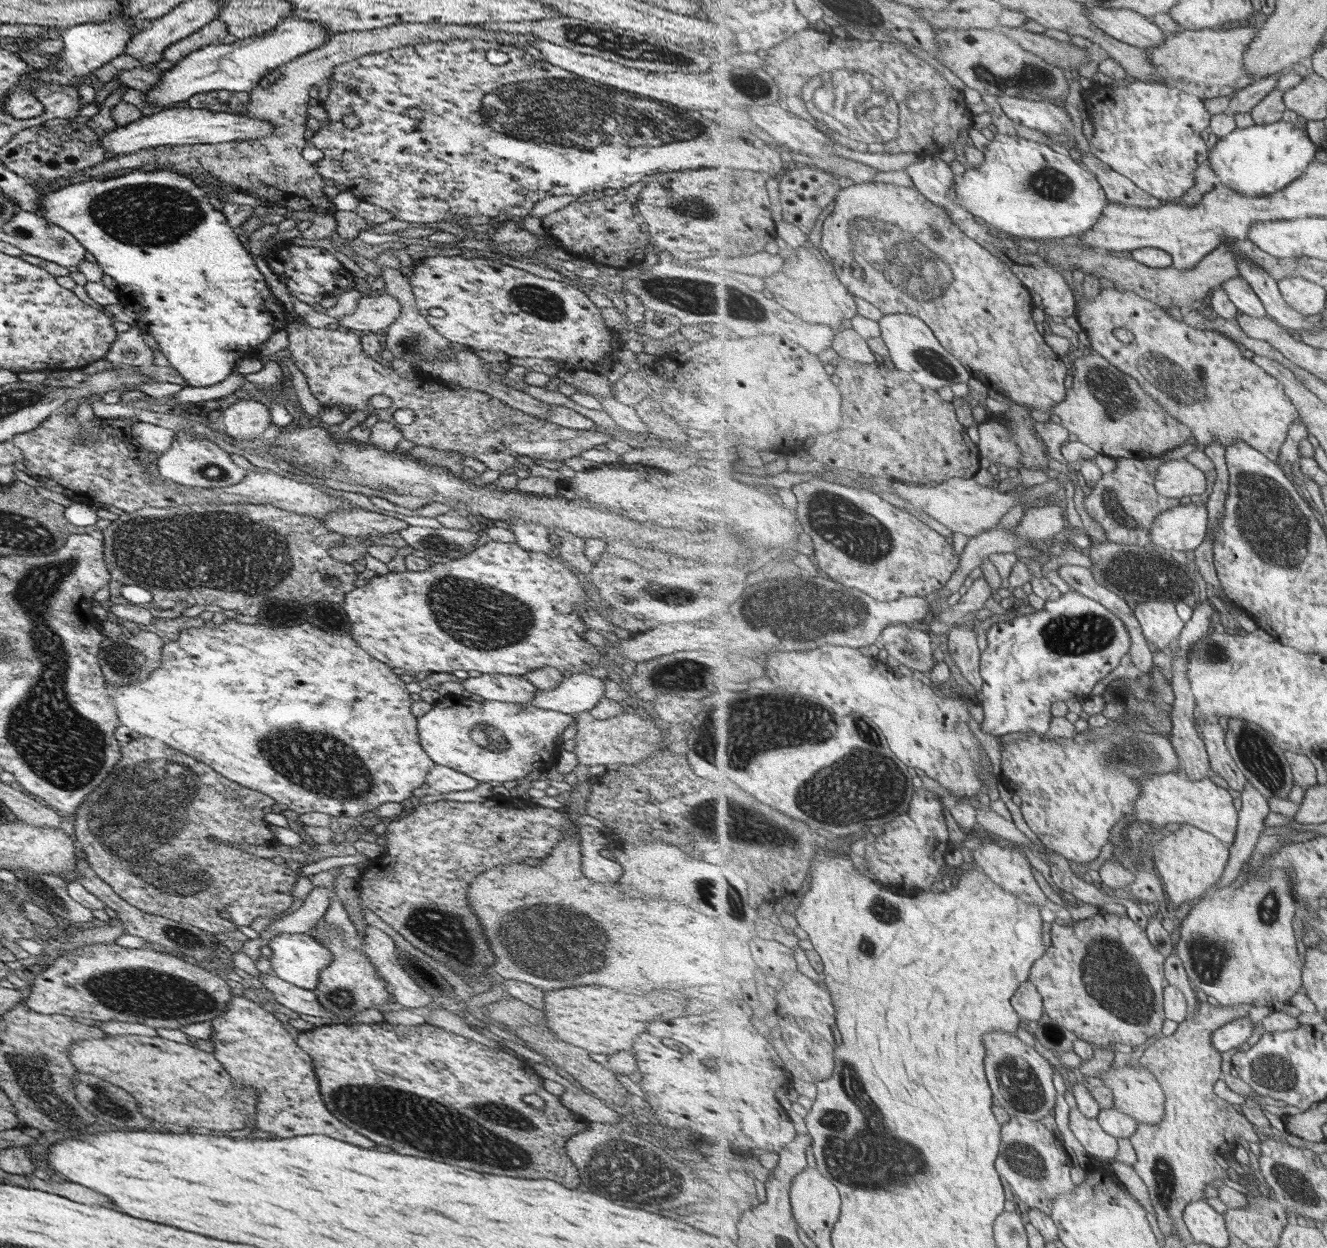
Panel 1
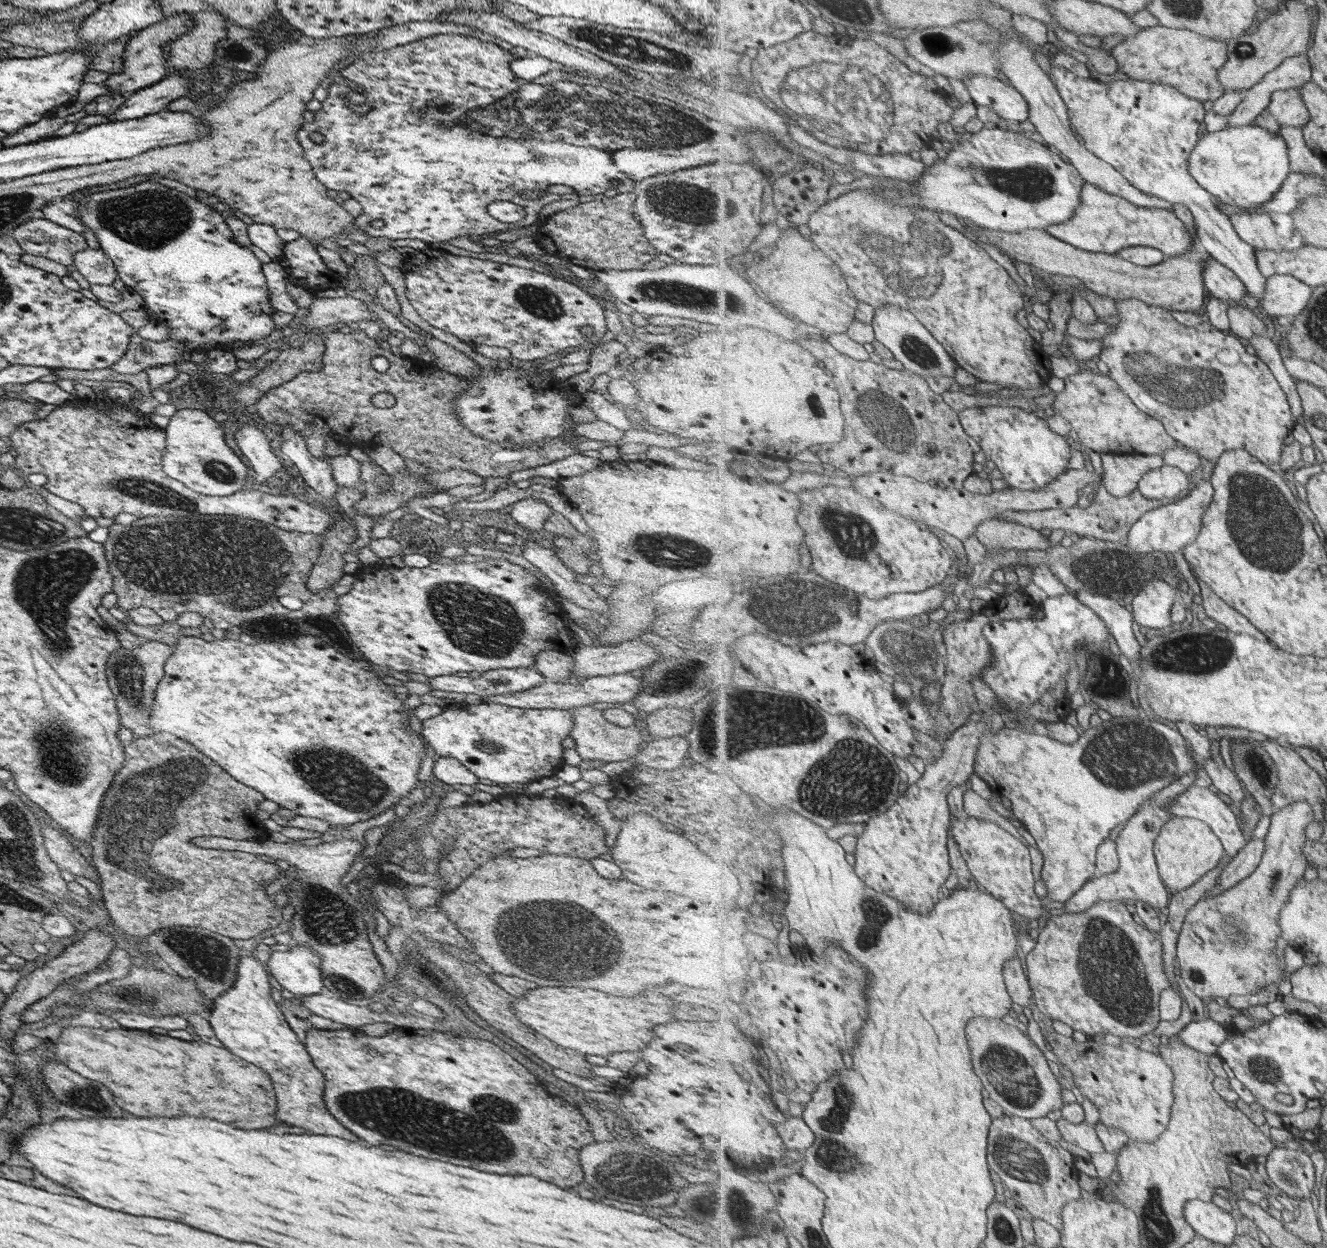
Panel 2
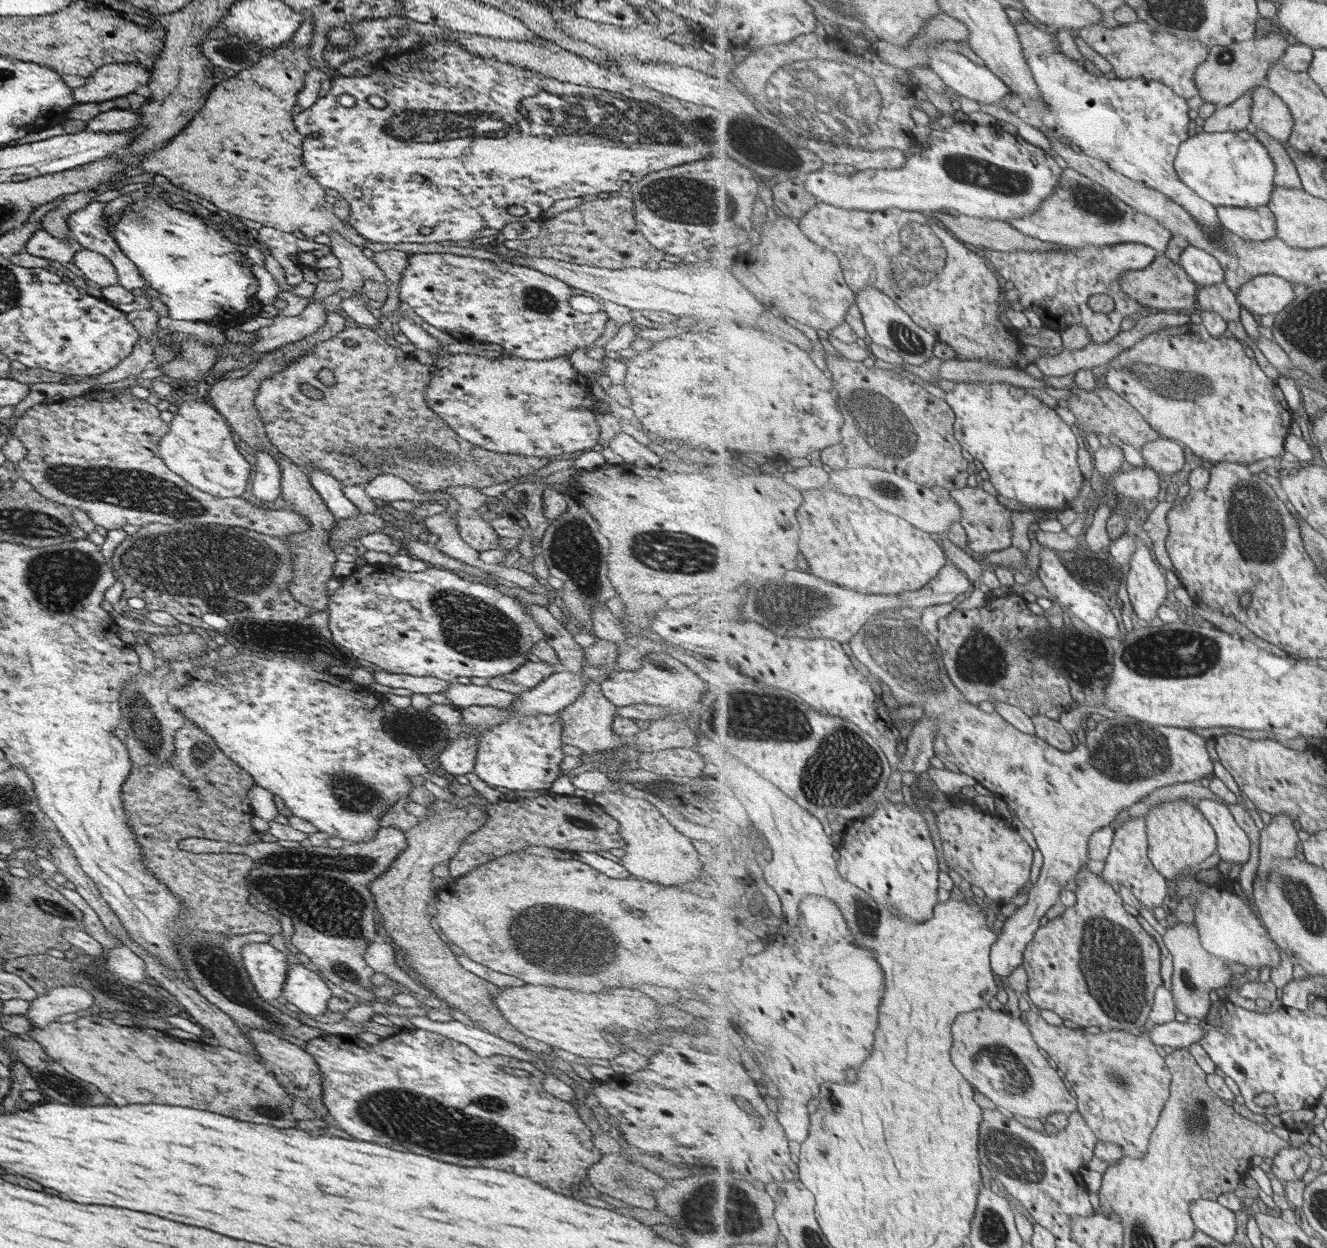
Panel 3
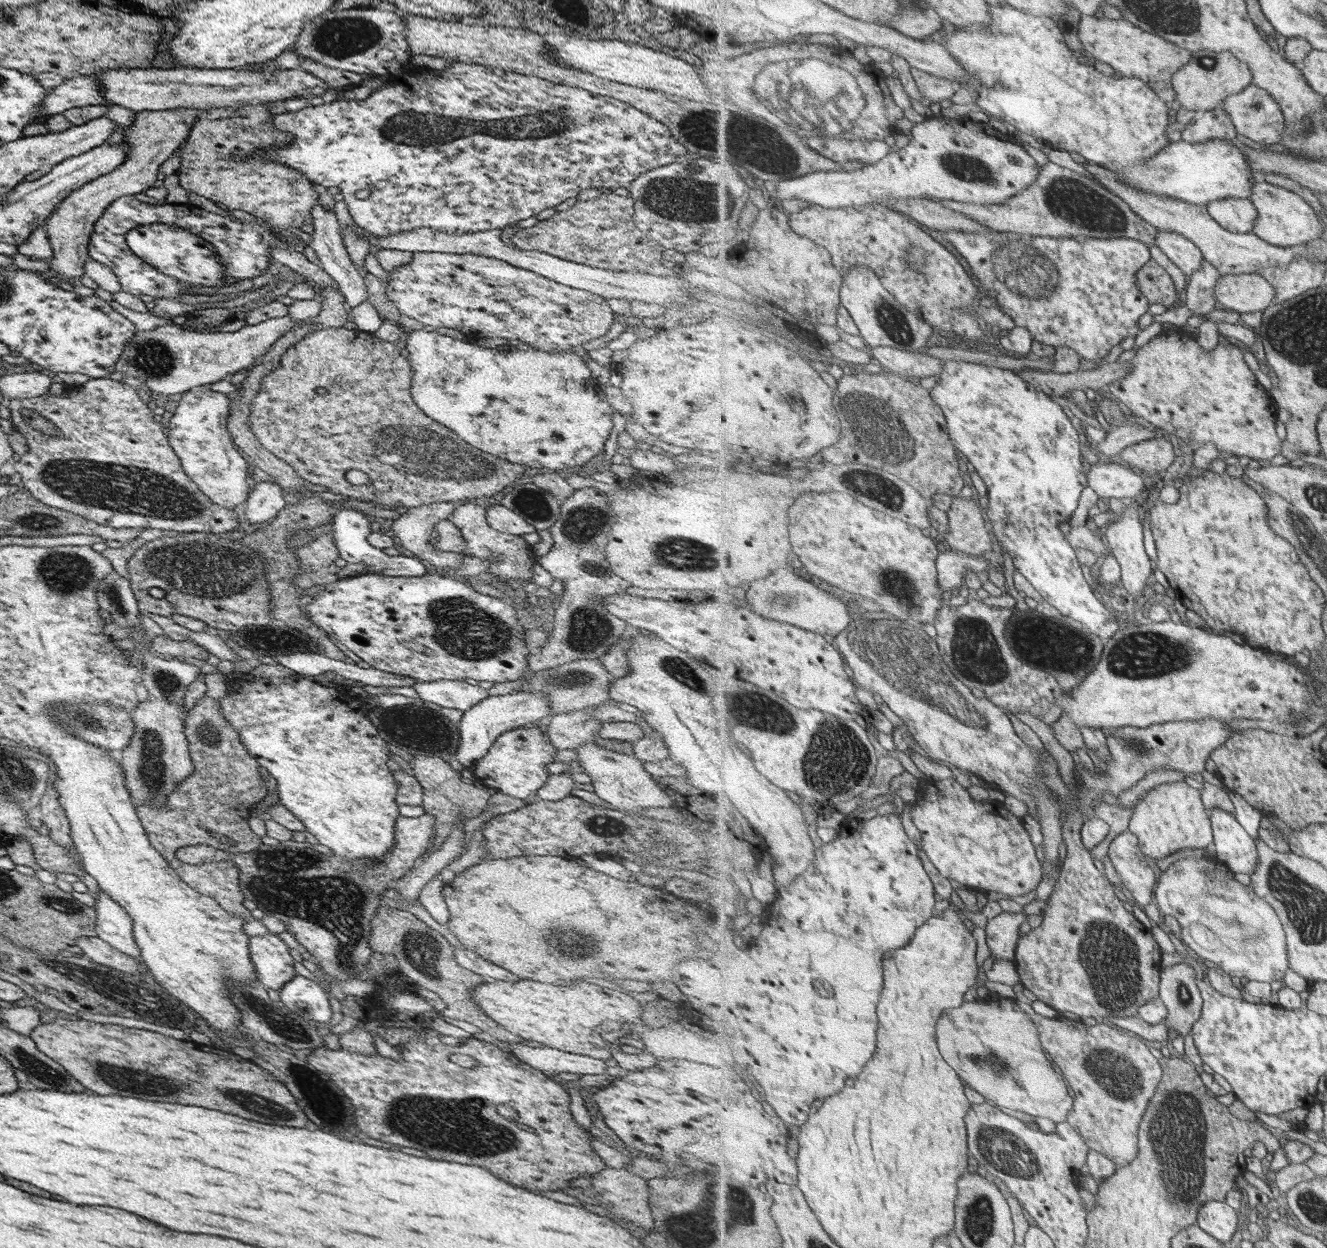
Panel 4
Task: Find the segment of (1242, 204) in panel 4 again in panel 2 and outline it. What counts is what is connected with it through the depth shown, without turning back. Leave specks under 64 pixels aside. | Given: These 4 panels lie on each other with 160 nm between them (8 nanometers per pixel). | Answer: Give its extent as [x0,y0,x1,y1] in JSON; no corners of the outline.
[1230,212,1309,251]

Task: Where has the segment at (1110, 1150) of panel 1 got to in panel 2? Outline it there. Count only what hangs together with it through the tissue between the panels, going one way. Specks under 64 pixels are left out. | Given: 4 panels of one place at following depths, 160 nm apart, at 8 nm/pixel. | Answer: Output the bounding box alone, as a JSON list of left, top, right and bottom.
[1055,1117,1106,1154]

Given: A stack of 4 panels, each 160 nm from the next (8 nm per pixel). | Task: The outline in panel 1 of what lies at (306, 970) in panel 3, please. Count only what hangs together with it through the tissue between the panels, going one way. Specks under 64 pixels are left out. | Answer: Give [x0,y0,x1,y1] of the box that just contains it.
[268,932,332,990]

